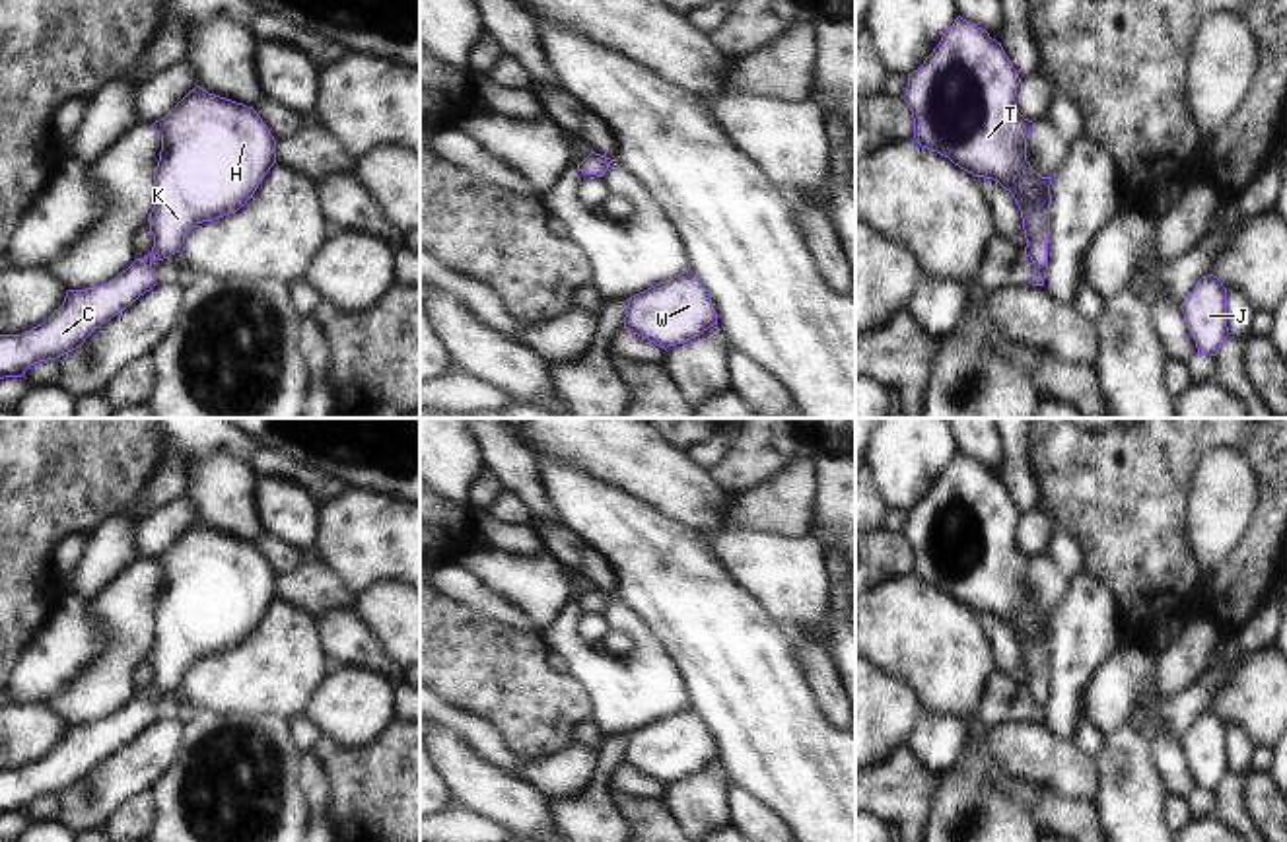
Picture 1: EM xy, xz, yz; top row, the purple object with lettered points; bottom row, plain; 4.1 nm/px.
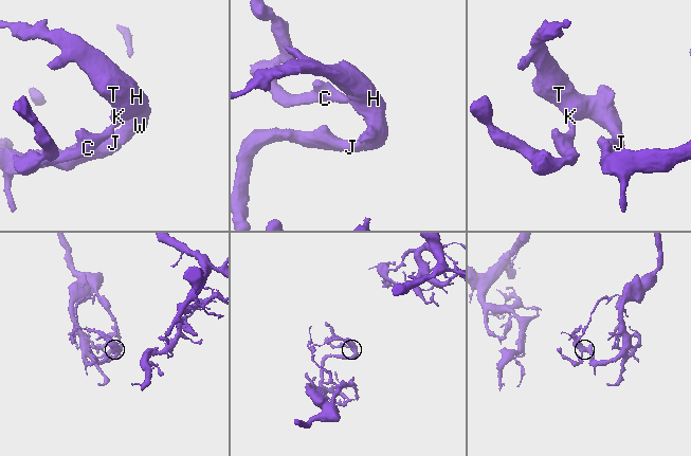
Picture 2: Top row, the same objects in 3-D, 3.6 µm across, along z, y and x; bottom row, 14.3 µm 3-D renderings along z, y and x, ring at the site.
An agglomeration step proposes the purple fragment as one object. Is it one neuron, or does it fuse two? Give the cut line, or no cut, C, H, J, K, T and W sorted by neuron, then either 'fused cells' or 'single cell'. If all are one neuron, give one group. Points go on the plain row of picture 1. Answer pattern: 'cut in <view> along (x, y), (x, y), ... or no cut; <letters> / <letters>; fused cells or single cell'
no cut; C H J K T W; single cell

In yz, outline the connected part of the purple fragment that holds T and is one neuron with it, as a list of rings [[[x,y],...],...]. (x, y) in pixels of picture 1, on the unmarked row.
[[[960,451],[923,500],[908,509],[904,537],[914,554],[914,576],[949,593],[974,613],[993,614],[1009,626],[1021,646],[1025,690],[1034,700],[1032,721],[1044,721],[1050,673],[1052,613],[1038,611],[1026,597],[1026,574],[1038,562],[1017,544],[1021,513],[1001,478]]]

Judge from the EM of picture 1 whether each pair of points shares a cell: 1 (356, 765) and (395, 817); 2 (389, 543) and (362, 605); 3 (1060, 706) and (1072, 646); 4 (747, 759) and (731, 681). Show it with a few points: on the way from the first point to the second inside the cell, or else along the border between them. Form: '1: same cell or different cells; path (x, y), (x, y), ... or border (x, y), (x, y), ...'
1: same cell; path (360, 778), (385, 804)
2: different cells; border (399, 582), (378, 582), (354, 596)
3: same cell; path (1064, 691), (1066, 666), (1070, 662)
4: same cell; path (747, 739), (747, 701)

